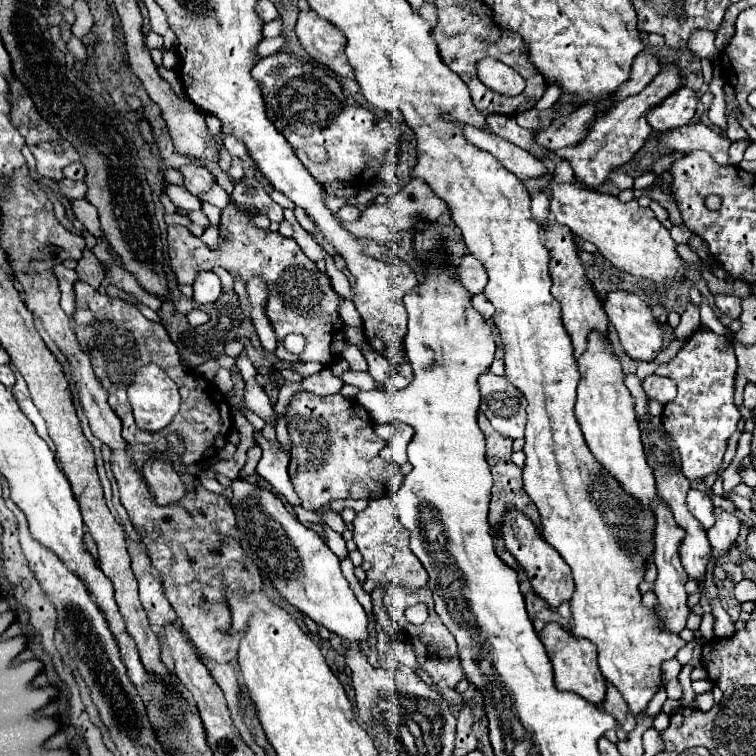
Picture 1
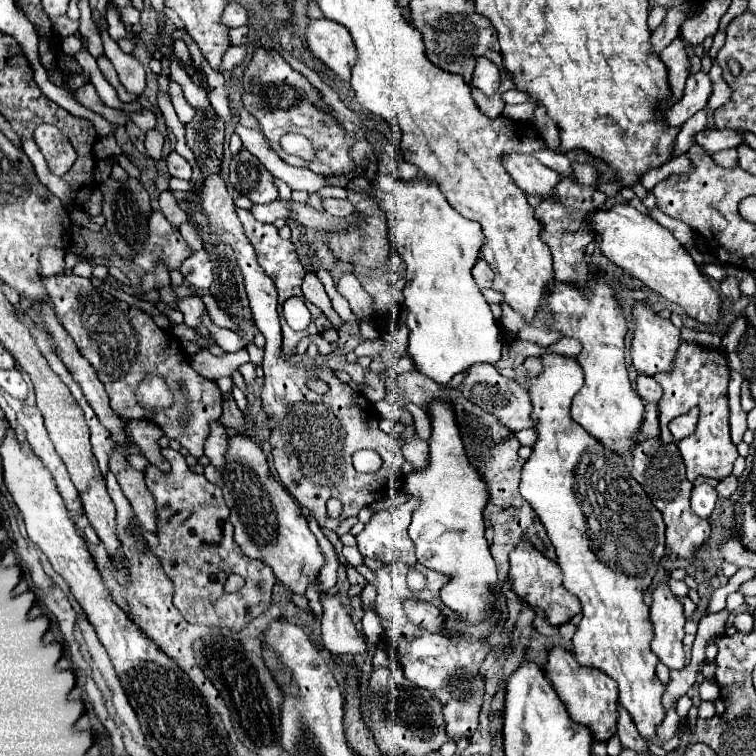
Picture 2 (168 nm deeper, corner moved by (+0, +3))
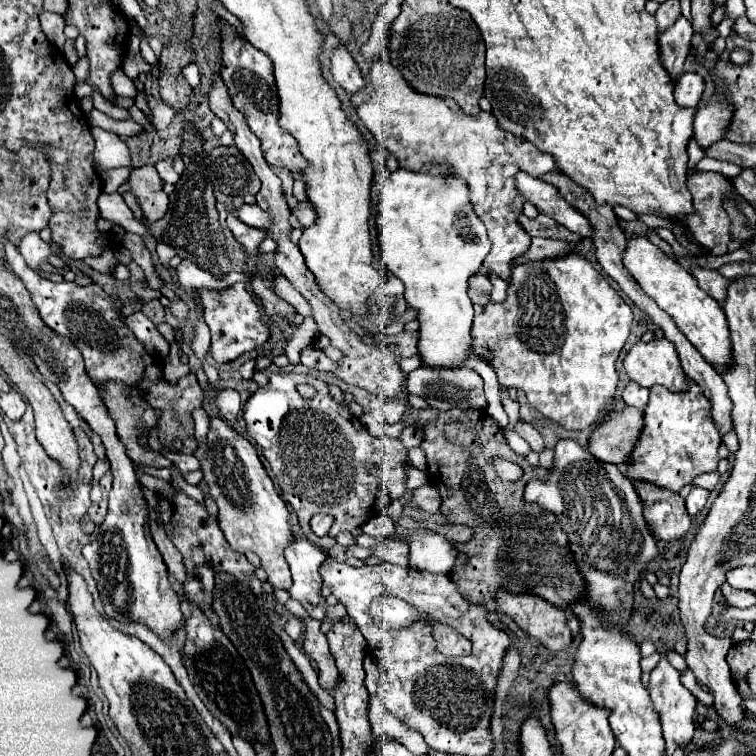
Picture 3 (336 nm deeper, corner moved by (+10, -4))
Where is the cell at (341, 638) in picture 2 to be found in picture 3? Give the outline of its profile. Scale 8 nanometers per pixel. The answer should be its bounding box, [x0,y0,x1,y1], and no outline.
[284,536,328,620]

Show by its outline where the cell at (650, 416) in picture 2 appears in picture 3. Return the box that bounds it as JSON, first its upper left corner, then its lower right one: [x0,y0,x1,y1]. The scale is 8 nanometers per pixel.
[588,408,644,464]

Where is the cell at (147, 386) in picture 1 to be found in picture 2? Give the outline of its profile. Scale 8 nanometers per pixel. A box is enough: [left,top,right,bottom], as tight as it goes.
[136,375,172,411]

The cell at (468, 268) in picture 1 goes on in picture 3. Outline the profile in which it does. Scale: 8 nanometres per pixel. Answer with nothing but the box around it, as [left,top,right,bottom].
[468,272,490,306]

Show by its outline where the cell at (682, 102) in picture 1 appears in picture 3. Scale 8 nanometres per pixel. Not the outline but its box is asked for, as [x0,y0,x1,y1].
[674,72,704,108]

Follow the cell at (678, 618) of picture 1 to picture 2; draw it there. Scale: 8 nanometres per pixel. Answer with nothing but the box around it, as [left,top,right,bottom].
[650,585,684,669]

